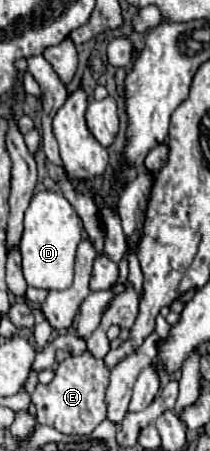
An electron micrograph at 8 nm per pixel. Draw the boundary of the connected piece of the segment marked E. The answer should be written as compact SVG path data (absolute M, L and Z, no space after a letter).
M89 352L83 356L65 358L57 368L55 378L45 386L39 384L31 394L31 402L37 410L37 422L63 434L91 434L105 420L103 396L107 390L107 380L109 370L105 368L103 360L93 358Z

